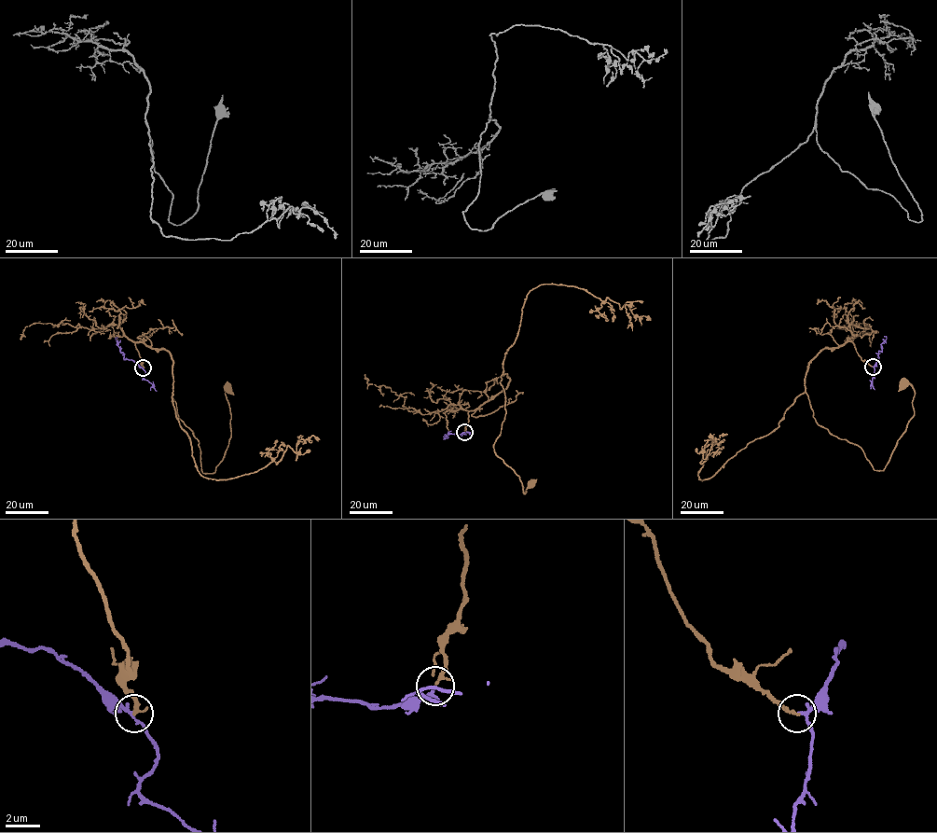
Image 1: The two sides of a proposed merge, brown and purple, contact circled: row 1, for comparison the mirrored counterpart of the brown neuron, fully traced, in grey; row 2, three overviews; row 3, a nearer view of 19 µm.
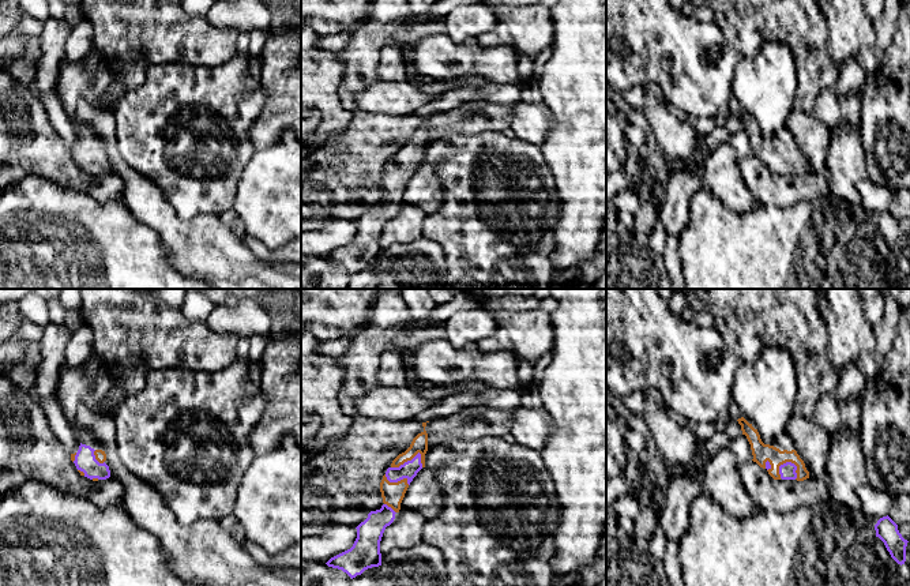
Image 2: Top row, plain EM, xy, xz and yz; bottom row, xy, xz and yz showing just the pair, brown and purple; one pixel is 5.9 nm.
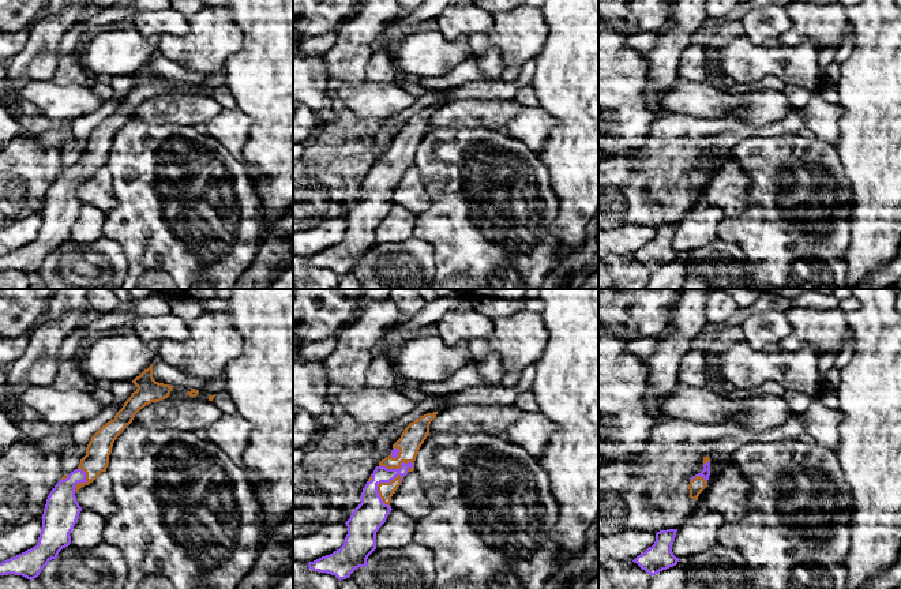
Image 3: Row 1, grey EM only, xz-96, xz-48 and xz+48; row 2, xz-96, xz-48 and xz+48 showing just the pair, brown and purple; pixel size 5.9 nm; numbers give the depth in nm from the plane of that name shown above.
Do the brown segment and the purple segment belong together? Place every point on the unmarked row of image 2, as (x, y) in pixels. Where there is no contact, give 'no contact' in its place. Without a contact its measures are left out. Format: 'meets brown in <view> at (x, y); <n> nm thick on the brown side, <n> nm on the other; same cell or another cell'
meets brown in xz at (406, 156); 100 nm thick on the brown side, 100 nm on the other; same cell

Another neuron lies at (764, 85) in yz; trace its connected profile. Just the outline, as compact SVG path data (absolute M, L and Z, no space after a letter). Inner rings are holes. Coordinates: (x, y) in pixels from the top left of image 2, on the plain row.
M763 41L752 57L738 60L732 93L764 139L772 140L787 127L797 76L794 55L783 42Z

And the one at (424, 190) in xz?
M422 162L410 177L401 203L435 214L443 206L443 187L439 176L428 162Z

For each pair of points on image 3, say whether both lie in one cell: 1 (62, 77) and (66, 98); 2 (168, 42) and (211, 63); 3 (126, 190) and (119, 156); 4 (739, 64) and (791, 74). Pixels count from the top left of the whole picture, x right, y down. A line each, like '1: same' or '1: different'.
1: different
2: same
3: same
4: same

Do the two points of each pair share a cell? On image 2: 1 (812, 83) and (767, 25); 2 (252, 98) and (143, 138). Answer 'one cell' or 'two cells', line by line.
1: one cell
2: one cell

